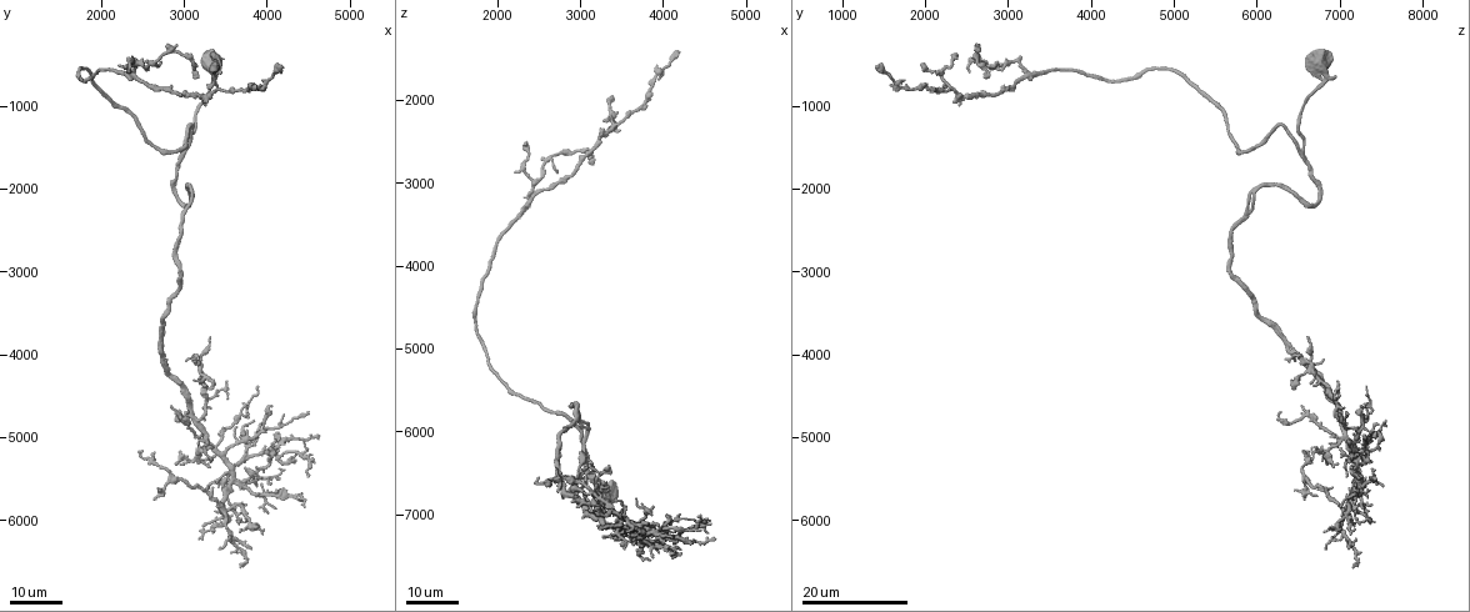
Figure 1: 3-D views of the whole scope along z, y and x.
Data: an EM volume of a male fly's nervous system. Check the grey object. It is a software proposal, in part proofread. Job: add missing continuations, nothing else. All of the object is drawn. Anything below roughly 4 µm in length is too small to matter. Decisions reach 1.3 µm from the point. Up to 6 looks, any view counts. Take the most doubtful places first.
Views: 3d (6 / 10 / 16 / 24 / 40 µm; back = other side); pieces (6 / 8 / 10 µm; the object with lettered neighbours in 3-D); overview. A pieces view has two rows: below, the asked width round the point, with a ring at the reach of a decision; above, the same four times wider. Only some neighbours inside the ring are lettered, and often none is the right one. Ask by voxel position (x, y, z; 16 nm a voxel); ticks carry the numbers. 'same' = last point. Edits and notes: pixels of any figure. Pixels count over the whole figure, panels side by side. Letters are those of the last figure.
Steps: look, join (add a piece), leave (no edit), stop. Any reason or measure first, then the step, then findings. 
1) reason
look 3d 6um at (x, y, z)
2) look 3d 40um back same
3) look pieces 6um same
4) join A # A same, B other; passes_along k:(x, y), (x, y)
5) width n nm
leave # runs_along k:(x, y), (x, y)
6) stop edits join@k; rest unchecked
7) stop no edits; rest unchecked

an open end
look 3d 24um at (4650, 5000, 7300)

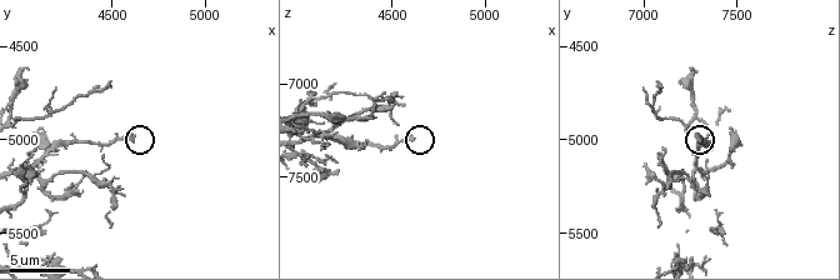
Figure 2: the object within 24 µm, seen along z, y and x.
look pieces 8um at (4600, 4980, 7300)

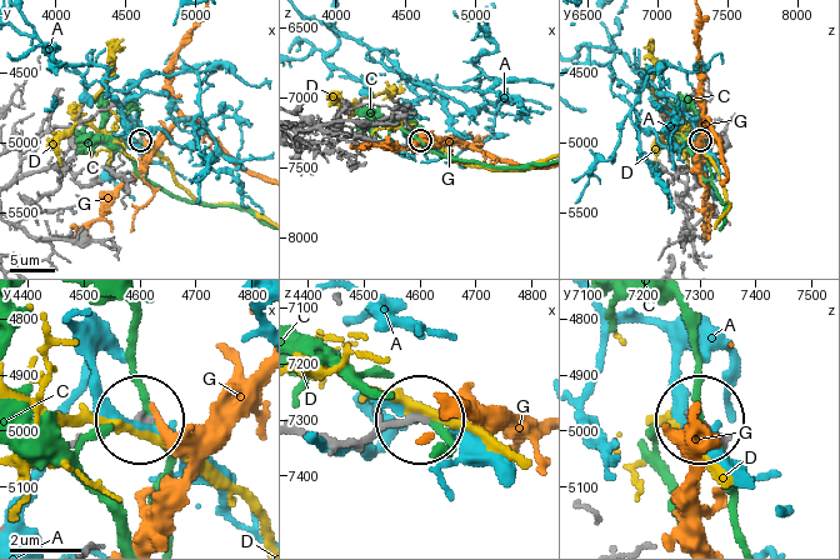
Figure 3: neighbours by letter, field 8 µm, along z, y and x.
width 260 nm
leave # A other, C other, D other, G other; none of them fits

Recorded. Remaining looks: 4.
branch stops here
look 3d 24um at (3250, 6050, 7150)

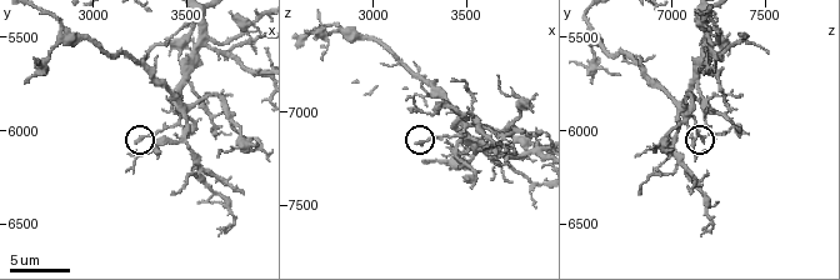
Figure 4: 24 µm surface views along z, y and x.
look pieces 8um at (3220, 6060, 7160)

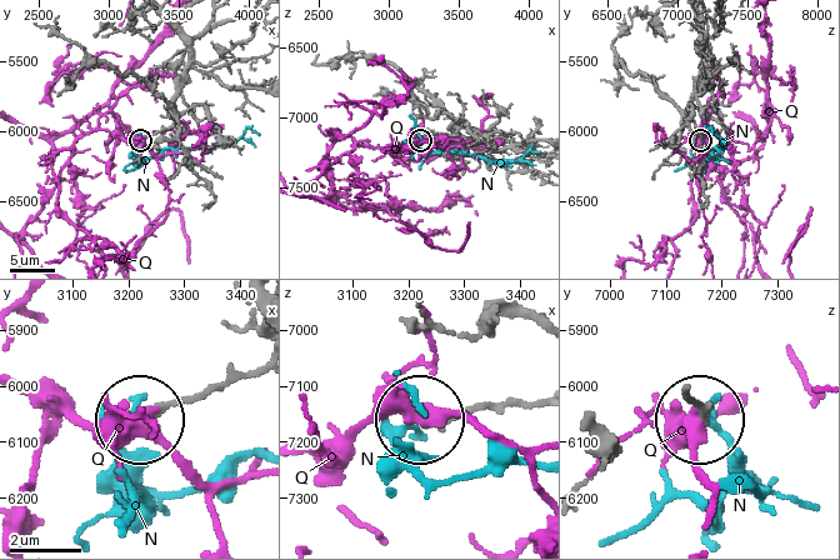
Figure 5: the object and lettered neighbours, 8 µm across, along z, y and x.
leave # N other, Q other; runs_along 5:(256, 366), (143, 420); none of them fits

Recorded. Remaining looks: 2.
branch stops here
look pieces 10um at (3520, 6020, 7400)

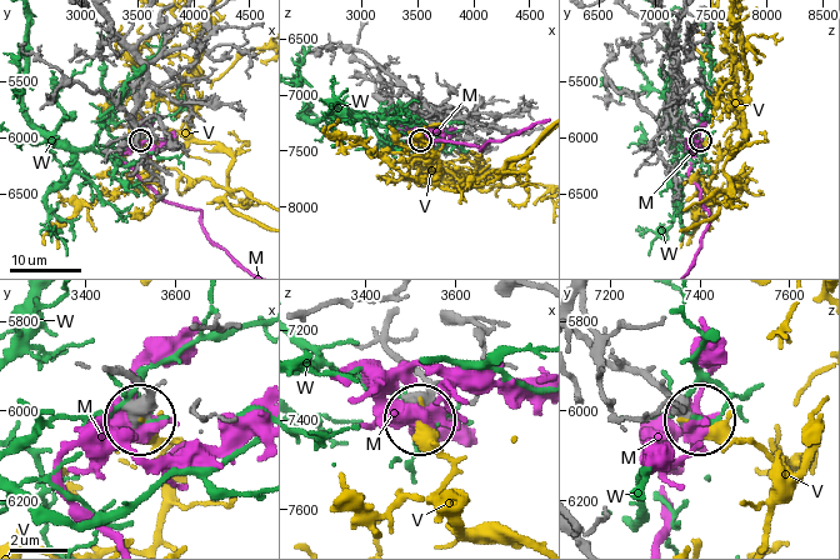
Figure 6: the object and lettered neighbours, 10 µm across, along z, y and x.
leave # M other, V other, W other; no lettered piece goes on from it

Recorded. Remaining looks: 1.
stop no edits; rest unchecked

